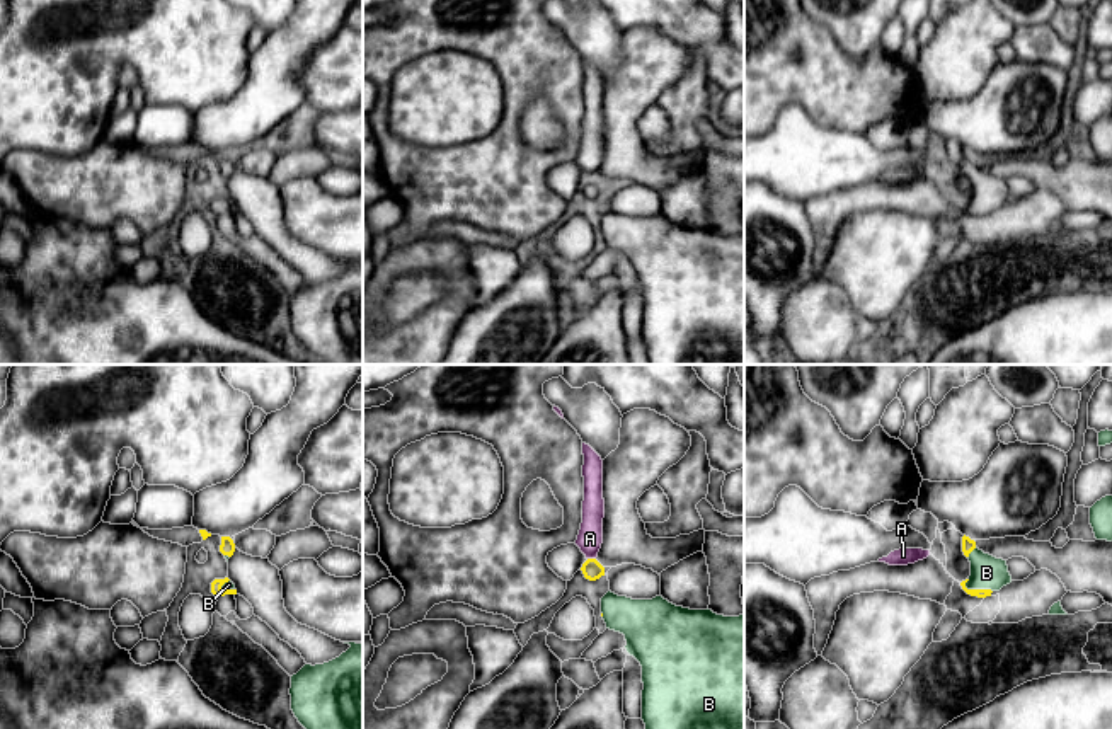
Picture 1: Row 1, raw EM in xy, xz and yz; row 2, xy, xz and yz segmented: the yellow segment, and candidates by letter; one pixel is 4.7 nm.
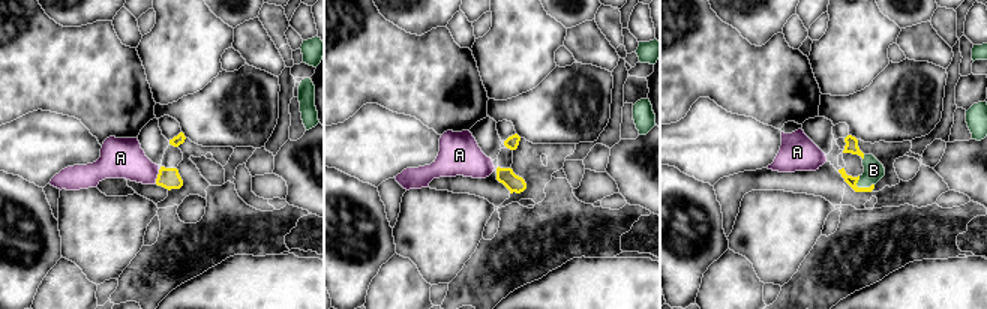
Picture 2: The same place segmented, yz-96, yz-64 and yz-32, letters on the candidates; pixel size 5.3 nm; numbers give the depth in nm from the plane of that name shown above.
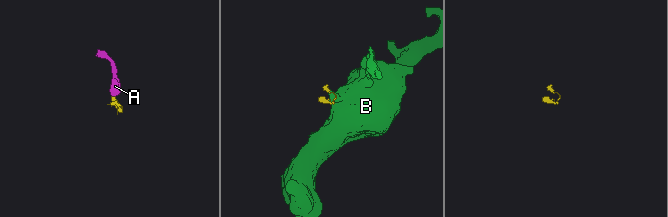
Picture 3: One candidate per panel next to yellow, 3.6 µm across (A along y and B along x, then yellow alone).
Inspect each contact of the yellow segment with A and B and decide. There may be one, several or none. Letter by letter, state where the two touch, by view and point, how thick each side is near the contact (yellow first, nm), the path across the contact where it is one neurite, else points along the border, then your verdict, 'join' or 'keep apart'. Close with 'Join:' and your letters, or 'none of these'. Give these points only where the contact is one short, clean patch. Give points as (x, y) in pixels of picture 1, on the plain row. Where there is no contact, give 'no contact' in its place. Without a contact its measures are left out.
A: xz (591, 177) | 90/120 nm | across xz (591, 188), (591, 177), (590, 157) | join
B: yz (978, 208) | 50/160 nm | across yz (981, 212), (978, 208), (986, 191) | join
Join: A, B

